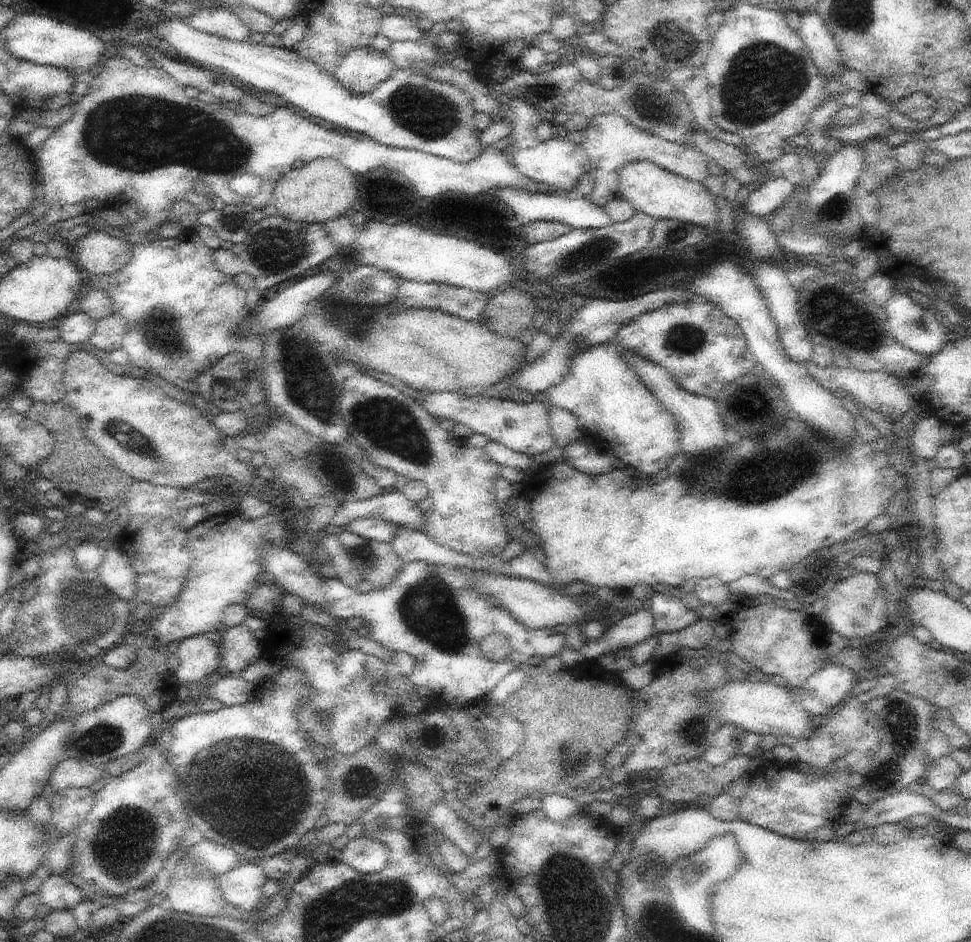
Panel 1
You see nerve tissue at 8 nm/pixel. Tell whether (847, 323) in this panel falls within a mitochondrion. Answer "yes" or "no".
yes

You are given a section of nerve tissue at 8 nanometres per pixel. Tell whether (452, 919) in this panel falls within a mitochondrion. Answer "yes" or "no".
no

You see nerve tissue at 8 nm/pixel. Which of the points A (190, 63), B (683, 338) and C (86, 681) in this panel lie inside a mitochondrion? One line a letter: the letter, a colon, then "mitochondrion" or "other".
A: other
B: mitochondrion
C: other

